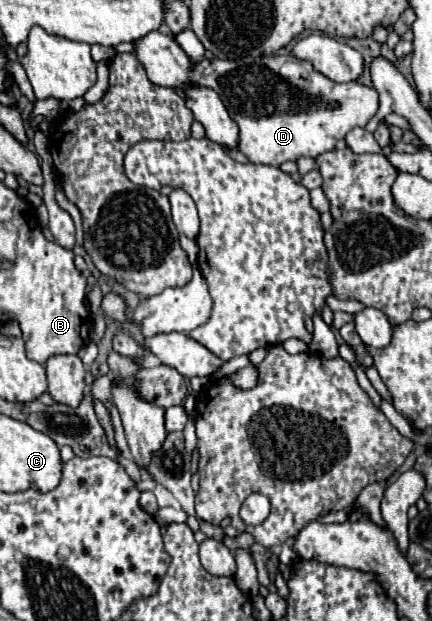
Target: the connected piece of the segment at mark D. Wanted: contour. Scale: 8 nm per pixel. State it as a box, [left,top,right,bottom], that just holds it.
[134,32,378,166]

